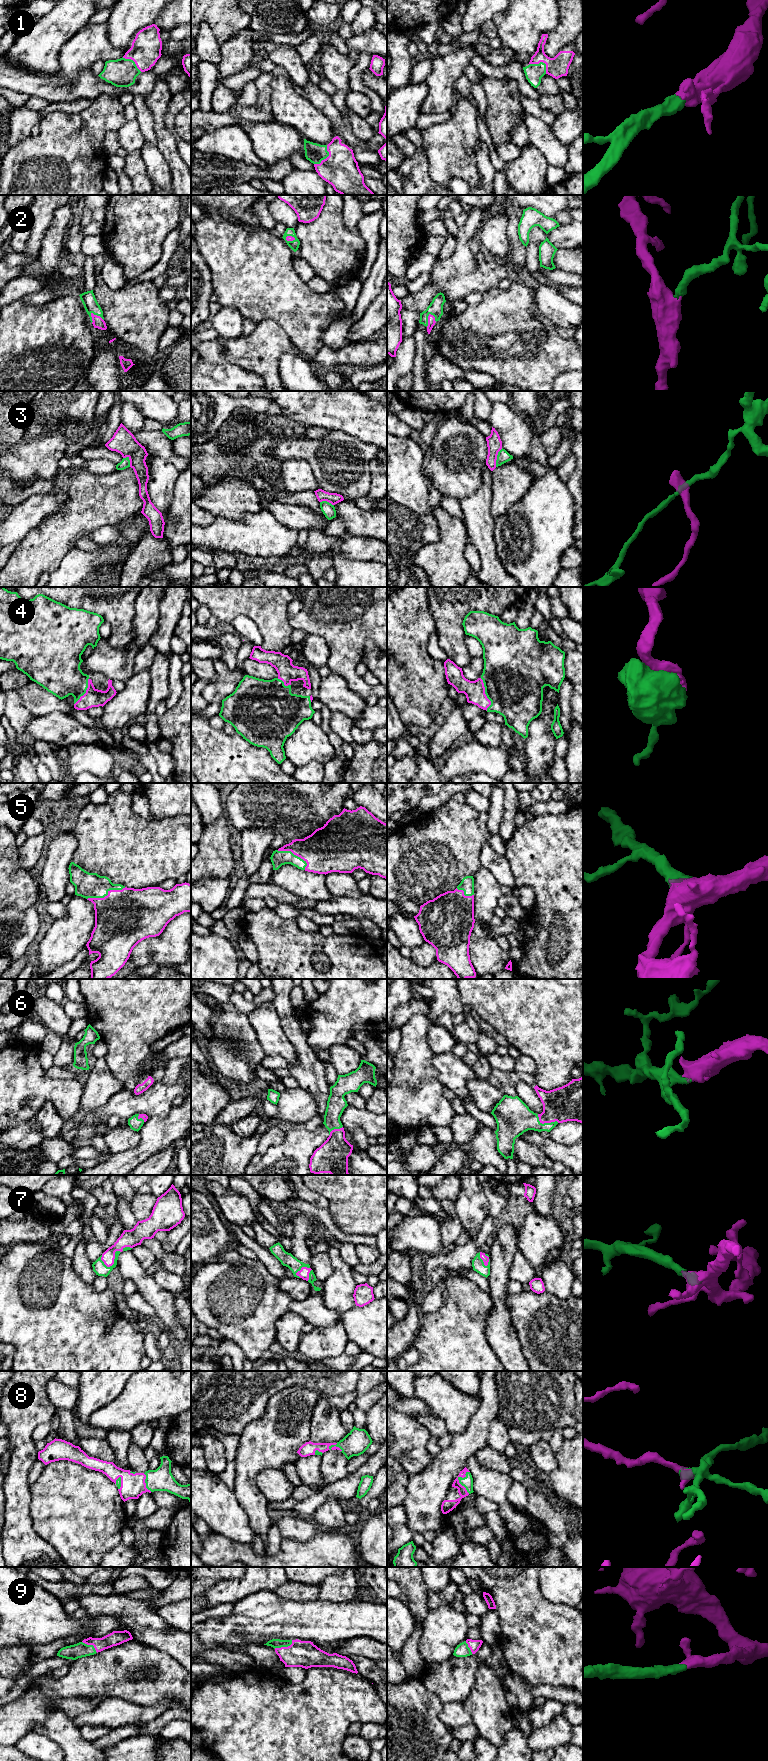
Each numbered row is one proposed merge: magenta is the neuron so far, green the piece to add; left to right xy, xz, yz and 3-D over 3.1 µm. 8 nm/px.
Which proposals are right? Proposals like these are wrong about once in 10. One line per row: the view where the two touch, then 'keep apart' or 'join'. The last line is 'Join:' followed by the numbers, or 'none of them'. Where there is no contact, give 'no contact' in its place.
1: yz | join
2: yz | join
3: yz | keep apart
4: yz | join
5: xy | join
6: yz | join
7: xy | join
8: yz | join
9: xz | join
Join: 1, 2, 4, 5, 6, 7, 8, 9

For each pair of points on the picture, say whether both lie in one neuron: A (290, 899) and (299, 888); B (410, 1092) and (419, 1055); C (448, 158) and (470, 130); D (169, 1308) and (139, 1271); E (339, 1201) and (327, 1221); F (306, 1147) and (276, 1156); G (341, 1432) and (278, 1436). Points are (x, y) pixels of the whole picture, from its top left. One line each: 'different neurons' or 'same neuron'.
A: different neurons
B: same neuron
C: same neuron
D: same neuron
E: different neurons
F: same neuron
G: different neurons

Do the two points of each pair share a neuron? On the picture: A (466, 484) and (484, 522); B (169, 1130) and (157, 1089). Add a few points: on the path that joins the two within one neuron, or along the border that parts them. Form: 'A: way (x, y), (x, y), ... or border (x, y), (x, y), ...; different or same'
A: border (481, 473), (480, 486), (471, 495), (459, 500); different
B: border (171, 1106), (166, 1116), (148, 1117); different

